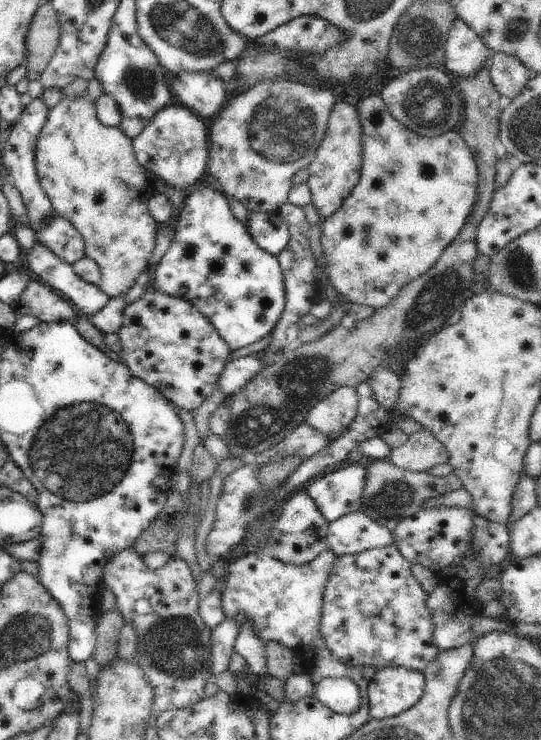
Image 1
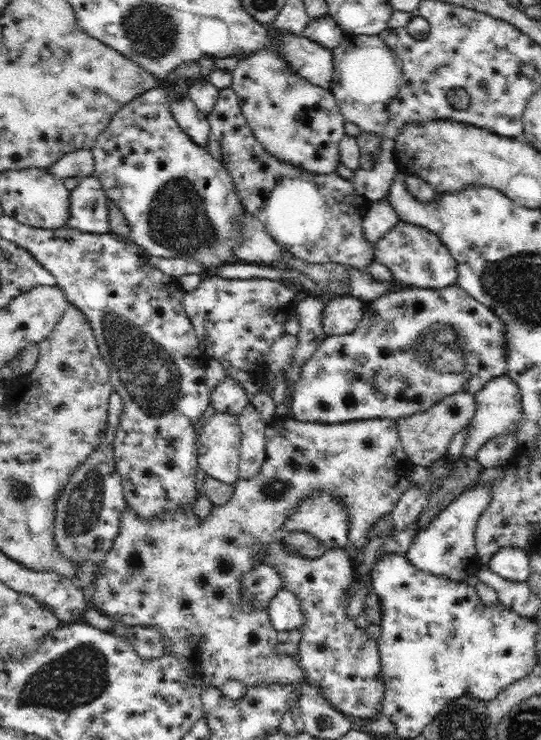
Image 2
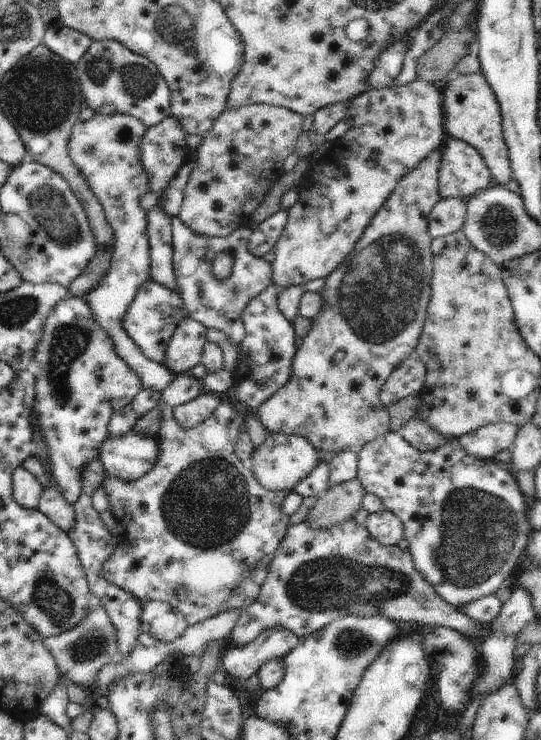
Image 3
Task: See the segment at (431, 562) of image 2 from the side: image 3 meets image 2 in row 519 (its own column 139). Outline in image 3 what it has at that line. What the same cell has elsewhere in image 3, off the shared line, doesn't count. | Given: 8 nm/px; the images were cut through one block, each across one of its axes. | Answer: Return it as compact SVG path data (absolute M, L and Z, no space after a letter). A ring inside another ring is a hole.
M134 428L120 436L102 442L99 459L107 477L116 477L124 482L134 482L154 468L160 454L157 436L146 436Z

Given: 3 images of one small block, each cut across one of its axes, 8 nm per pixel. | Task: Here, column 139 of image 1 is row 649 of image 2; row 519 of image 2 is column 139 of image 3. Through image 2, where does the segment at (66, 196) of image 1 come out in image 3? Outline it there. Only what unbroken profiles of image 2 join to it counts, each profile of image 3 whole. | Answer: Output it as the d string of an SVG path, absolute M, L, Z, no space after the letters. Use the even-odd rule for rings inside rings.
M95 113L90 120L78 122L72 128L70 138L68 138L68 156L74 162L74 166L80 170L80 174L86 178L86 184L90 186L90 190L100 201L104 214L114 233L113 255L111 256L108 272L100 280L100 284L92 292L86 294L84 300L90 306L90 310L92 310L92 314L94 314L96 319L96 324L100 324L110 334L118 356L140 378L143 388L152 388L152 390L162 392L172 382L173 374L166 370L164 365L146 358L142 354L141 348L138 348L138 345L126 334L126 330L122 326L122 318L126 316L130 303L137 295L138 288L142 286L143 282L150 279L150 245L147 235L148 214L140 205L140 199L150 190L150 180L148 180L146 168L143 168L142 160L140 160L142 158L140 144L142 144L142 138L144 138L146 132L148 132L147 126L142 124L139 118L128 113L108 114L106 116Z

